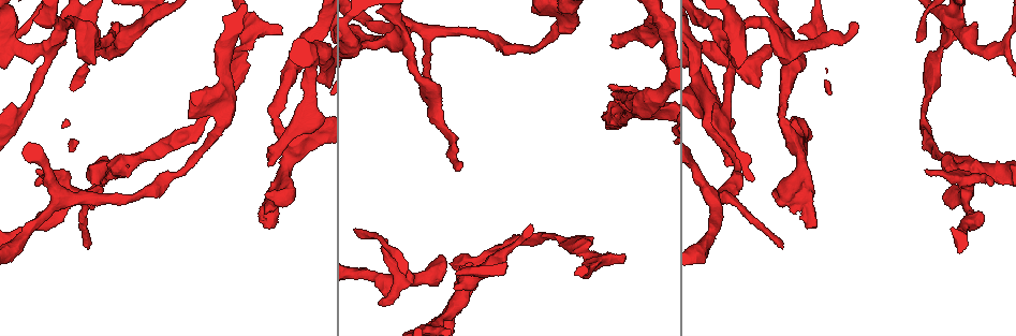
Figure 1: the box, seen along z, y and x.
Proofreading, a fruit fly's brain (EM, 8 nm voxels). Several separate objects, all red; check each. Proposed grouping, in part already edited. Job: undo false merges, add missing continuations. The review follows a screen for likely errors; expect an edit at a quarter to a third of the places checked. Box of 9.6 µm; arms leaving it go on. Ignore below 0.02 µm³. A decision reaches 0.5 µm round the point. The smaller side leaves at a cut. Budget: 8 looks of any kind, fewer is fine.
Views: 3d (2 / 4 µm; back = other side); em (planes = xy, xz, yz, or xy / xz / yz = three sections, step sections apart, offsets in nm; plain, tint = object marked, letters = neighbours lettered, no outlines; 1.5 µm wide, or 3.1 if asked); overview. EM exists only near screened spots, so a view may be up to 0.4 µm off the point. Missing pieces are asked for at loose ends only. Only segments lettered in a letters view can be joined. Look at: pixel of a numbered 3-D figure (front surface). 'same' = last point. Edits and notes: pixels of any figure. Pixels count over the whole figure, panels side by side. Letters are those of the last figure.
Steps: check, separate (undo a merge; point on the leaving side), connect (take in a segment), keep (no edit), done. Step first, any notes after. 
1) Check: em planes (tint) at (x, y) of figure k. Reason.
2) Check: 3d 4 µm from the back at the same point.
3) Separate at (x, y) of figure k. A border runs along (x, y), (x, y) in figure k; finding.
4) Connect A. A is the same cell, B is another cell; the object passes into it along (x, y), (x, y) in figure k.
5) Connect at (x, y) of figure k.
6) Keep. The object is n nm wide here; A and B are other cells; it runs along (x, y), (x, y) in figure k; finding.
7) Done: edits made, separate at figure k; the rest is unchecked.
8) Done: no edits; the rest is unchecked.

Check: 3d 4 µm at (273, 226) of figure 1. Branch stops here.

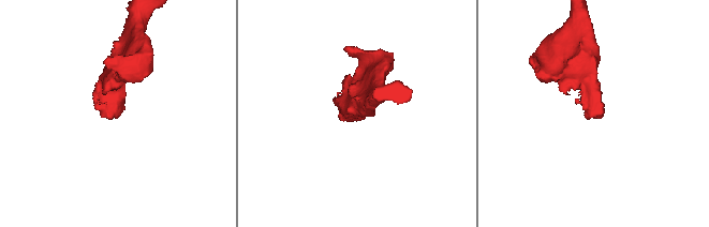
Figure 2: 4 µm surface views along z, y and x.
Check: em planes (letters) at (115, 117) of figure 2.

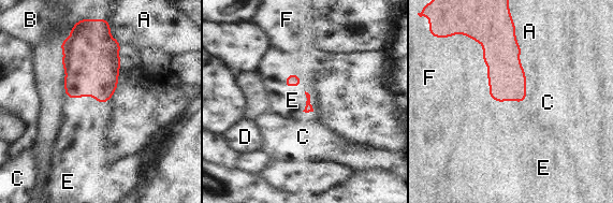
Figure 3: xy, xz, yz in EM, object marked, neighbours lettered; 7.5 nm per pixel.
Connect E. E is the same cell, A, B, C, D and F are other cells; the object passes into it along (91, 62), (85, 95), (96, 113) in figure 3; the cell continues.

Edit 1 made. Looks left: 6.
Check: em planes (letters) at (280, 25) of figure 1. Free end.

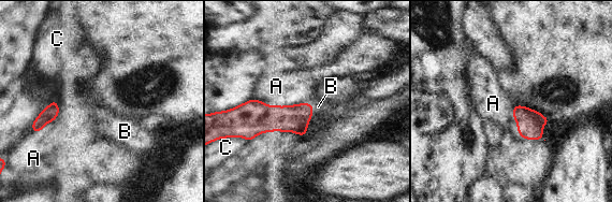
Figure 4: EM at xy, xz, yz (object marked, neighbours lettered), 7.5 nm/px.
Connect B. B is the same cell, A and C are other cells; the object passes into it along (294, 118), (311, 109), (318, 106) in figure 4; the cell continues.

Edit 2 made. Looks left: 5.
Check: overview. Redraw.

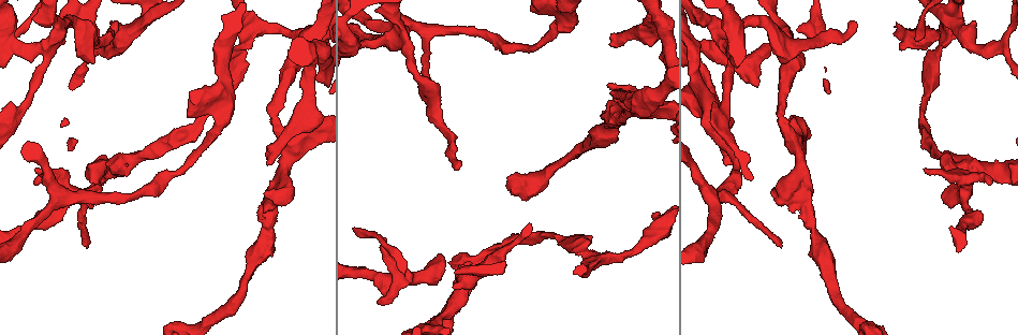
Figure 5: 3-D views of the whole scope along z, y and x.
Check: 3d 4 µm from the back at (115, 21) of figure 5. Free end.

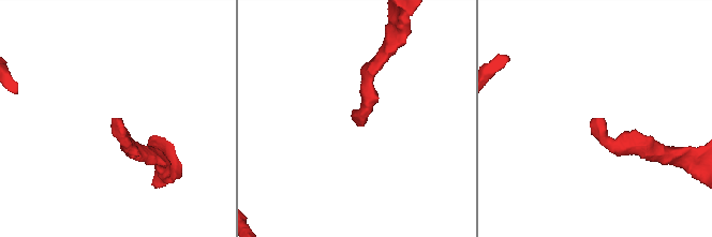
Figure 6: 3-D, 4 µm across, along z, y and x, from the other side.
Check: em planes (letters) at (594, 120) of figure 6.

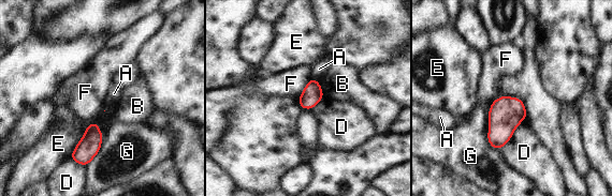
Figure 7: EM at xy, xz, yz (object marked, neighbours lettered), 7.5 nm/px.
Keep. The object is 150 nm wide here; A, B, D, E, F and G are other cells; none of them fits.

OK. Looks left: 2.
Done: edits made, connect at figure 3, connect at figure 4; the rest is unchecked.

